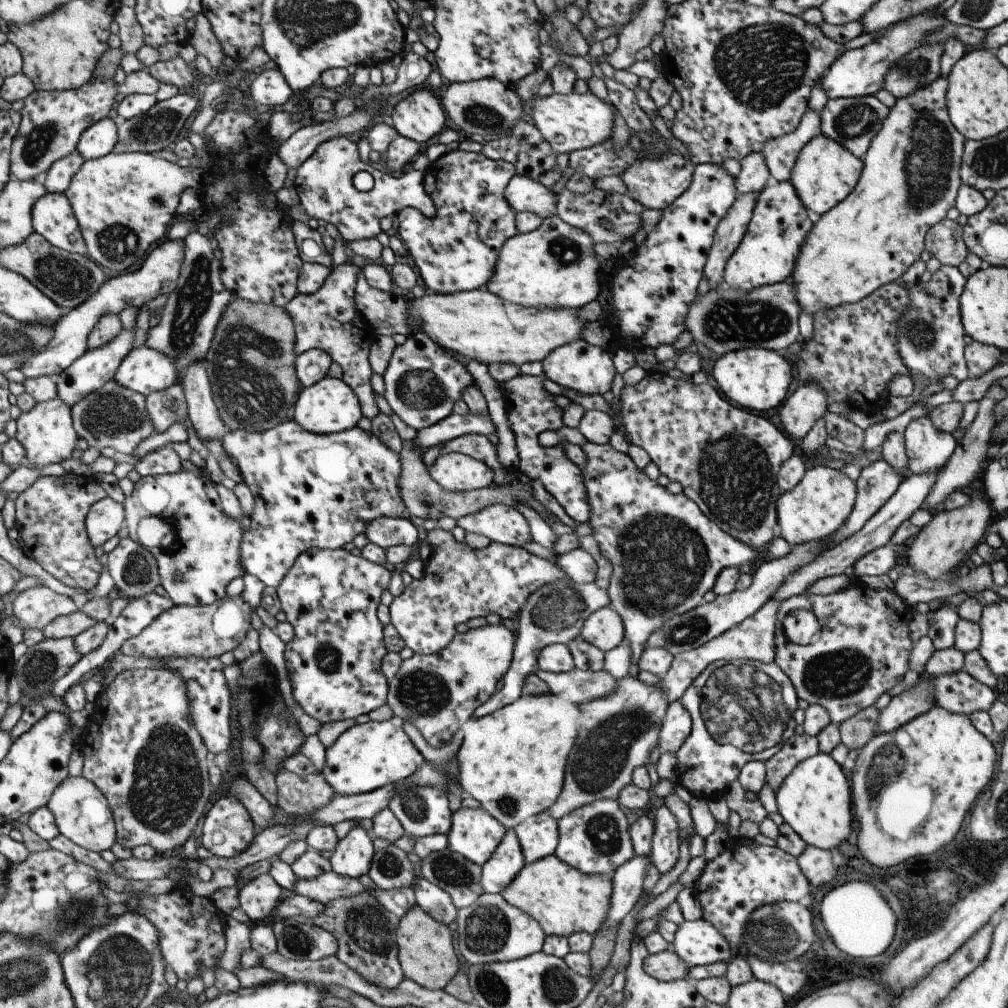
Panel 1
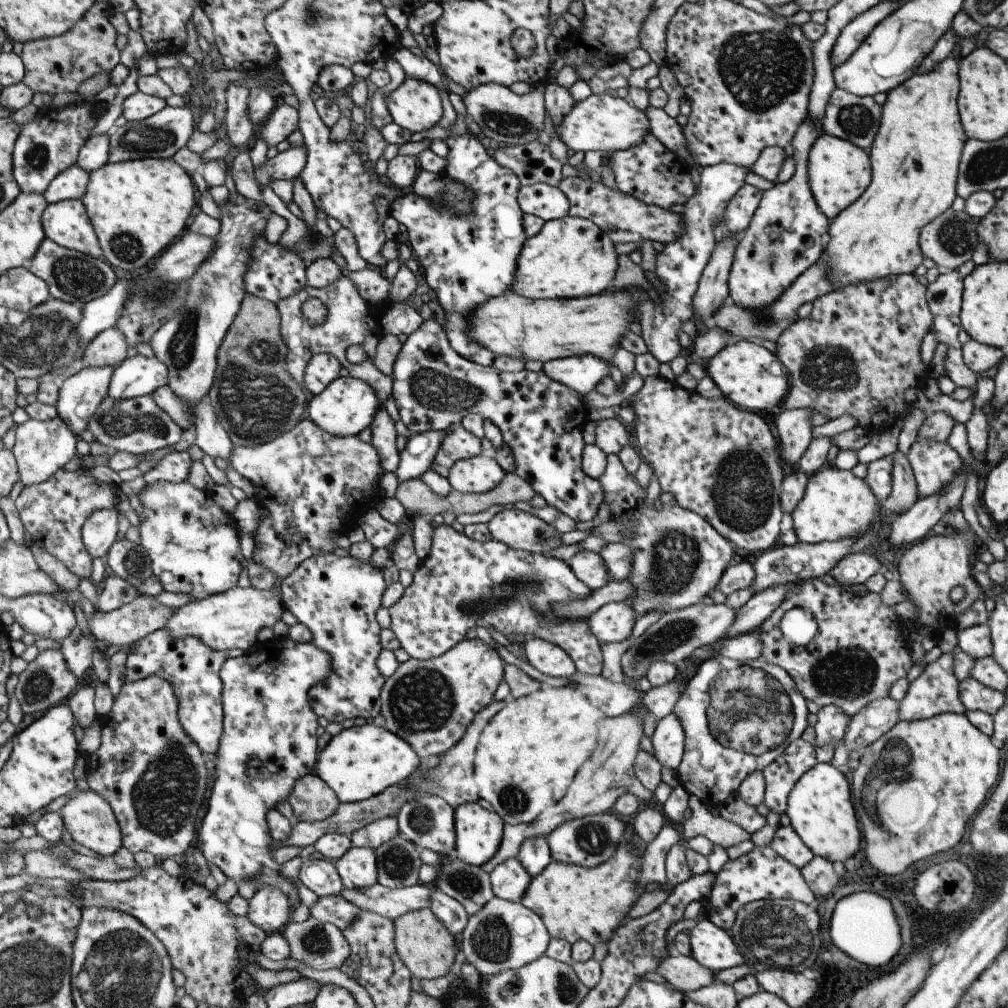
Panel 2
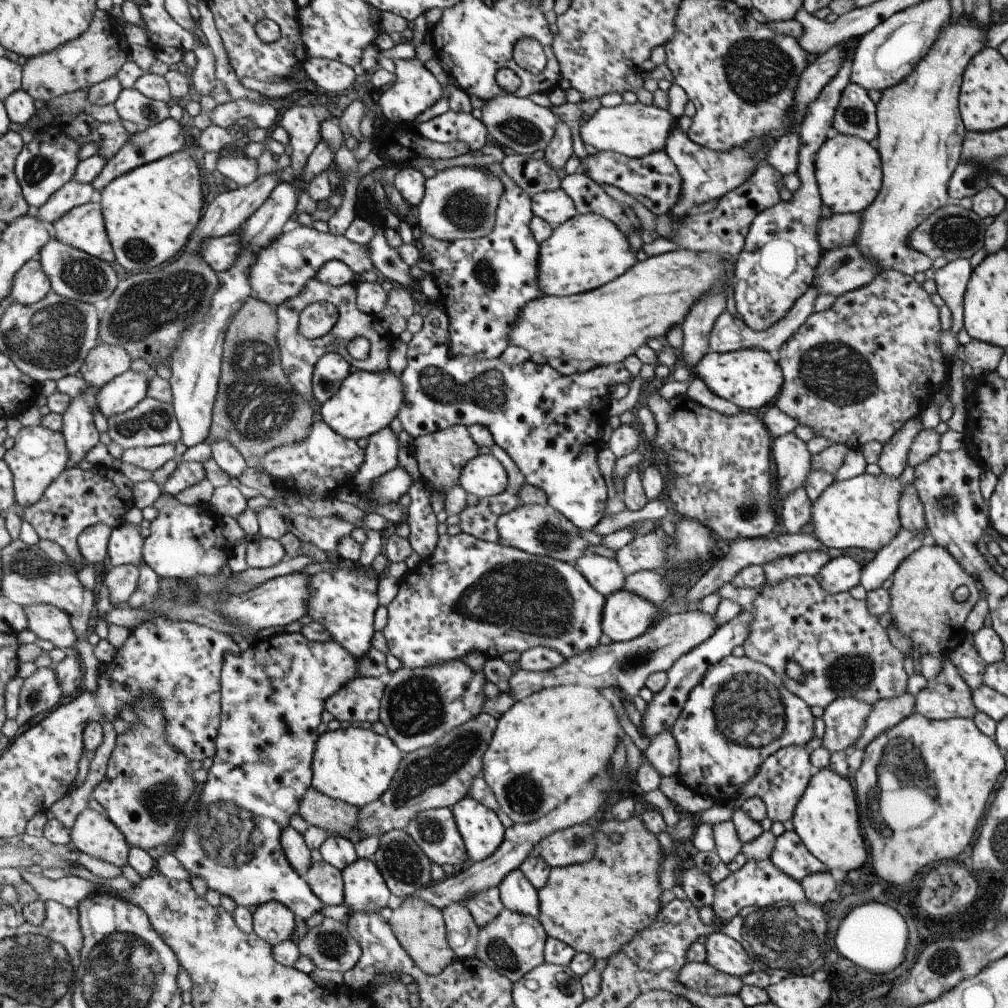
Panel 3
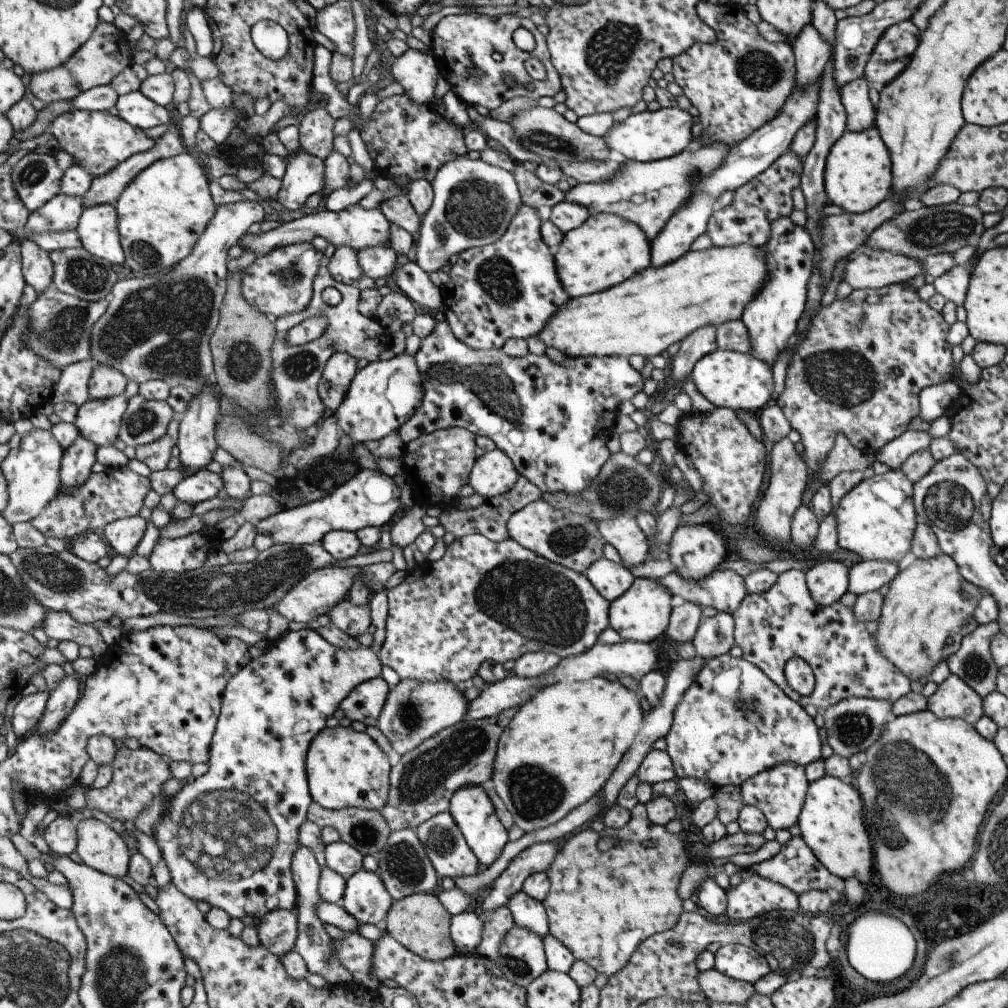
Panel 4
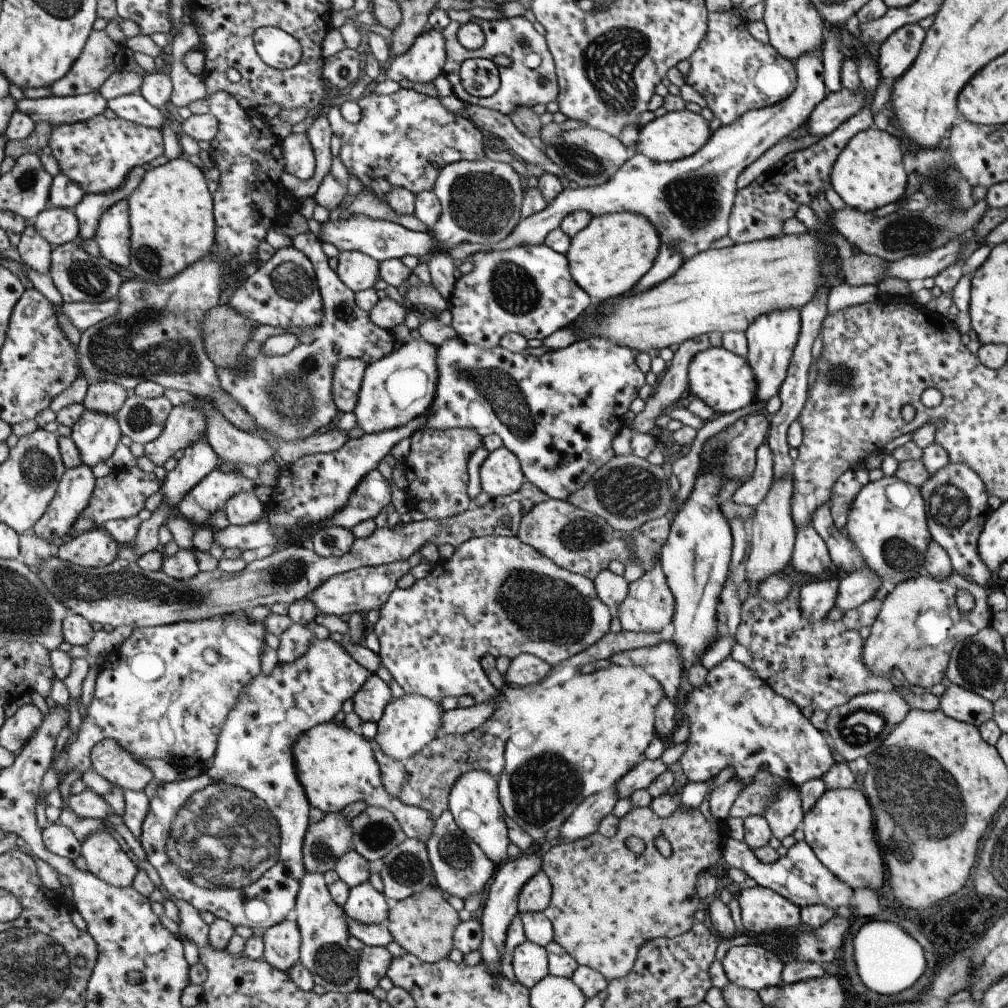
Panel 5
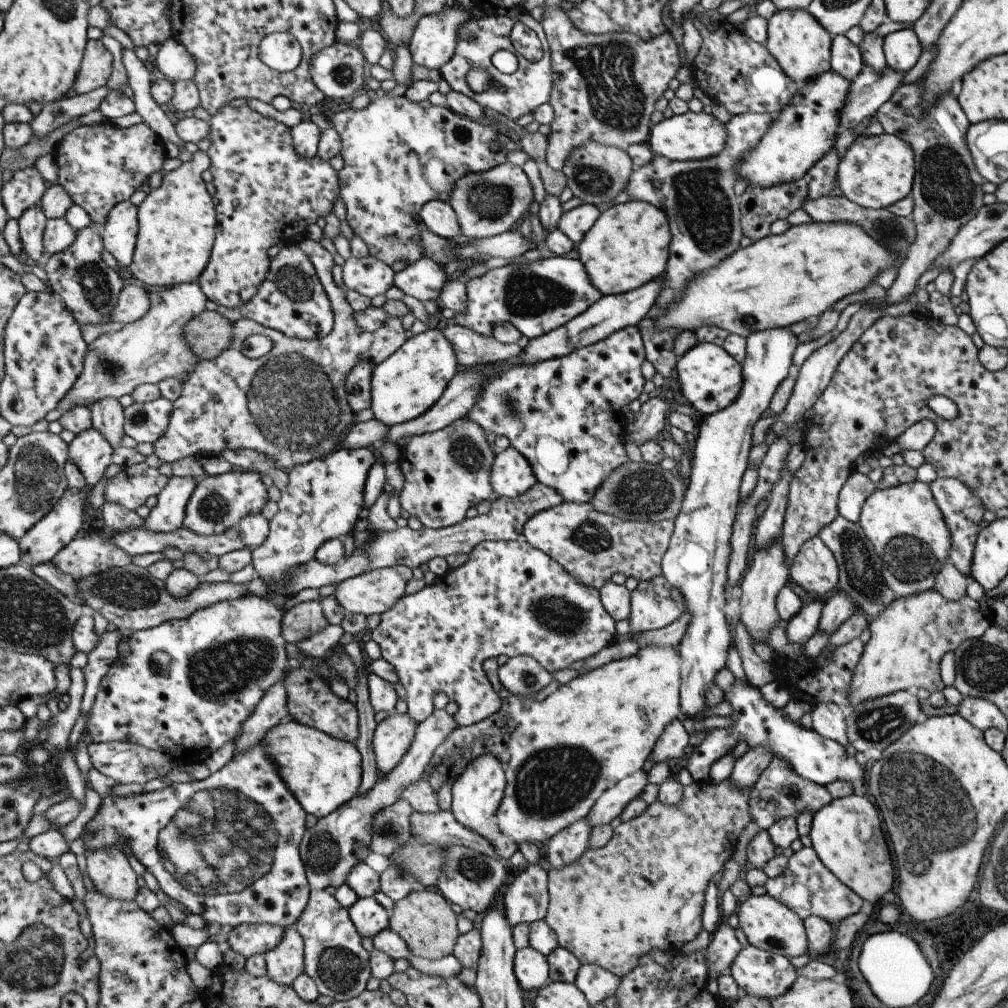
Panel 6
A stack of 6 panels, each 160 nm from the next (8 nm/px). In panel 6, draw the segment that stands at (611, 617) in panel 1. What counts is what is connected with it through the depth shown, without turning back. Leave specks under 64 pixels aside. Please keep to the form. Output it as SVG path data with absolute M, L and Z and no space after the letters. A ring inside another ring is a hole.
M661 574L653 579L638 581L630 592L628 632L662 629L686 610L683 595Z

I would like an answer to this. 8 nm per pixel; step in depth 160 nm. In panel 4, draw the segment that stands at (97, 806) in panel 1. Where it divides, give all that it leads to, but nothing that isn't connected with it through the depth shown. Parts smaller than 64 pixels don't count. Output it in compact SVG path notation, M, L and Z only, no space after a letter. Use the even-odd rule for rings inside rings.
M96 819L79 822L76 852L95 870L119 878L129 874L133 851L105 822Z

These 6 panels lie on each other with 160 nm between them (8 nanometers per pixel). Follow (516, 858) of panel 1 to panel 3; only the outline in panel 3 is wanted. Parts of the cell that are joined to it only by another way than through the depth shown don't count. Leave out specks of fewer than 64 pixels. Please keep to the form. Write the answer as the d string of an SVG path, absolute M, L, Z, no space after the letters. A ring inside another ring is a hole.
M520 868L509 873L500 884L499 894L501 894L501 902L504 902L507 909L538 920L539 907L535 887Z

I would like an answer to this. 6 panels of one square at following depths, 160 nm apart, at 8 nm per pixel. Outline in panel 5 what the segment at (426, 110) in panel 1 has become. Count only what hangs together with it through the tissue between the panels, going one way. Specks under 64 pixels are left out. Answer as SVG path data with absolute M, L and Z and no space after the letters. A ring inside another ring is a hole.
M430 29L418 36L407 54L393 57L393 62L384 75L397 82L406 78L416 83L431 83L434 78L444 74L447 59L443 31Z

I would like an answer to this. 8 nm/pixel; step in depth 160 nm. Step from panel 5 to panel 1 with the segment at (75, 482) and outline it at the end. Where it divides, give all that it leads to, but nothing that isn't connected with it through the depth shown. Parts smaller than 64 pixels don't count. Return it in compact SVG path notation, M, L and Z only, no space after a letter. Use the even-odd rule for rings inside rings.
M135 326L130 329L121 330L121 334L113 340L109 340L109 344L97 348L97 350L88 349L81 358L77 358L63 374L53 376L53 381L58 386L58 396L67 402L71 407L75 406L81 398L89 396L95 390L101 390L107 382L115 379L123 360L134 351L133 334Z

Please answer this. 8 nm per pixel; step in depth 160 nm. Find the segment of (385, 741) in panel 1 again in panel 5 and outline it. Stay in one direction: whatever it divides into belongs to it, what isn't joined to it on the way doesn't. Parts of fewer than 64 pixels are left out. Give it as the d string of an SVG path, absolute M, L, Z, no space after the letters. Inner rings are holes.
M335 722L323 723L307 731L294 748L299 780L306 788L311 806L325 814L343 812L349 805L365 801L368 806L390 810L399 819L409 839L426 842L432 837L436 819L421 807L409 806L391 796L382 781L382 770L369 739Z

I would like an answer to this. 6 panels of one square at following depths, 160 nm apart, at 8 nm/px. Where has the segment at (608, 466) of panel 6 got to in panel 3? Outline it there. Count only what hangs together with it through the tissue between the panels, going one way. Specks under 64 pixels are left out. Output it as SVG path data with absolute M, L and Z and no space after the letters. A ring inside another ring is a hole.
M427 273L427 277L419 281L422 292L427 296L429 302L432 305L432 309L424 317L424 325L421 332L418 332L412 337L412 340L408 343L408 357L409 362L407 368L402 372L402 381L404 384L404 393L406 396L405 403L402 404L402 410L398 414L398 418L402 423L403 429L413 439L417 437L428 435L443 429L455 425L473 426L473 424L481 424L485 426L492 434L495 444L499 445L502 449L505 449L511 458L515 461L515 464L519 466L521 472L526 476L529 485L536 486L545 492L546 504L552 506L556 511L563 513L563 516L567 520L570 520L580 530L585 529L591 531L591 528L604 517L604 508L606 503L606 490L607 483L604 481L603 475L599 470L597 464L597 453L605 448L606 442L599 437L599 428L602 423L606 422L607 416L605 410L609 408L609 386L613 384L629 384L632 380L632 376L629 371L621 363L612 365L595 365L590 369L581 370L570 375L561 375L553 368L549 367L547 363L537 365L530 359L520 365L508 365L503 362L503 359L479 359L476 357L470 357L465 355L455 355L451 350L451 335L450 335L450 320L446 313L445 306L442 300L441 289L438 287L436 280Z

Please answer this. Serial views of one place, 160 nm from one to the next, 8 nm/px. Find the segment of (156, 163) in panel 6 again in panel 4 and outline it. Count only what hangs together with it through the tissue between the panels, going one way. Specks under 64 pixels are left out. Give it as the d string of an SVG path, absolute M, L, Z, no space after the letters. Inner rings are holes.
M73 110L59 115L49 126L49 131L58 141L59 149L64 150L77 164L87 169L94 180L109 174L124 160L134 154L155 148L157 140L149 138L142 128L129 124L122 116L114 116L108 111Z

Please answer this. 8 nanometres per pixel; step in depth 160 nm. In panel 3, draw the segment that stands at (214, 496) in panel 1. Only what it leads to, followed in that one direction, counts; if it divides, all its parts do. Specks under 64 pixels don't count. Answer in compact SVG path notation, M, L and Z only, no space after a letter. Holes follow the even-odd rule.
M163 493L153 503L157 509L158 515L150 525L150 535L146 538L144 544L144 561L157 572L161 579L193 579L197 575L213 576L220 575L221 568L229 560L229 543L219 534L223 528L221 515L214 513L213 509L207 505L187 506L182 503L178 497L169 493Z

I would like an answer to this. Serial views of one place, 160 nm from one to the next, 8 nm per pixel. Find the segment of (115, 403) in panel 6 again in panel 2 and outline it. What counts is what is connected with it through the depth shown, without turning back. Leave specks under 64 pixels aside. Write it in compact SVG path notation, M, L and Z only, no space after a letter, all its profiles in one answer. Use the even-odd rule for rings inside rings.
M111 327L99 333L82 352L81 364L89 367L117 367L125 362L129 345L126 336L117 328Z

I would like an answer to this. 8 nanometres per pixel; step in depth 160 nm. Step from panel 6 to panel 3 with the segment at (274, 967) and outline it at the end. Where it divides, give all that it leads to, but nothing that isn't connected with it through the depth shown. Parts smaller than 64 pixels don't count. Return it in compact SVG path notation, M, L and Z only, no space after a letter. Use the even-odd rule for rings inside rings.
M271 901L254 912L254 932L274 947L293 938L298 924L296 914L287 905Z

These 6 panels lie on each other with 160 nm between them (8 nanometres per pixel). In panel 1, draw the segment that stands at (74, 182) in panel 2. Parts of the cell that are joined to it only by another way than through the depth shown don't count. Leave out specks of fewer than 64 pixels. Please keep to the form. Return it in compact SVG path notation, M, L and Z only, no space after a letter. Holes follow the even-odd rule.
M73 152L70 156L65 156L62 160L57 160L54 167L45 174L43 184L48 193L65 193L71 186L73 176L81 170L85 163L85 158L81 152Z

